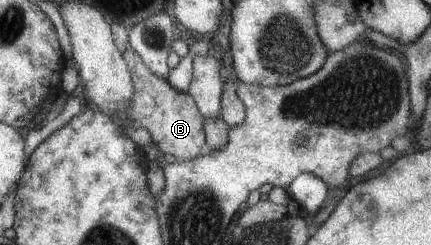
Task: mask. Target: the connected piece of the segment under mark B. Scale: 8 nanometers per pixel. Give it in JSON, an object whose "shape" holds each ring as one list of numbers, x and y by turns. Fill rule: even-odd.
{"shape":[[126,48,122,53,126,58,127,67,131,71,132,82,135,85,134,94,127,108,130,120,134,125,148,130,154,140,153,143,163,154,172,154,180,161,196,158,201,154,205,141,203,128,205,118,192,95,176,90,166,78,153,73,132,48]]}

